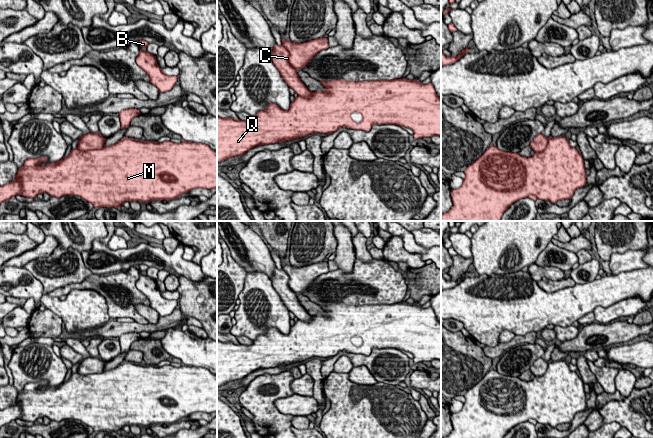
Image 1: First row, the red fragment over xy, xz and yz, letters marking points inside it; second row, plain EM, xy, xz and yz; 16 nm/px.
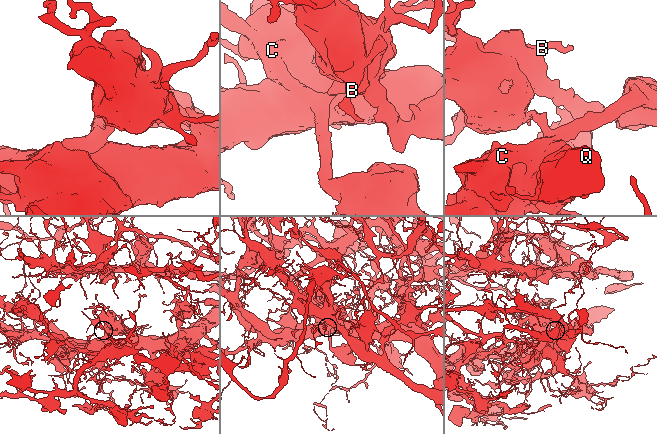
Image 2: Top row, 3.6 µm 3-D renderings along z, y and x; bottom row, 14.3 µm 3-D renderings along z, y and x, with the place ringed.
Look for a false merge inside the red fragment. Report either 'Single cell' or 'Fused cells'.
Fused cells

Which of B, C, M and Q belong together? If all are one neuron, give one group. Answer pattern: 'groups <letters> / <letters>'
groups B M Q / C

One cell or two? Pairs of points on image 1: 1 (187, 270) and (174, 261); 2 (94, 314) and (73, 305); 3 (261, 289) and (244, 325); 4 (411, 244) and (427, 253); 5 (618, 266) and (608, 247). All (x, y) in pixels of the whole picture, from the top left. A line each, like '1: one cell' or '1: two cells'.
1: one cell
2: one cell
3: one cell
4: one cell
5: two cells

